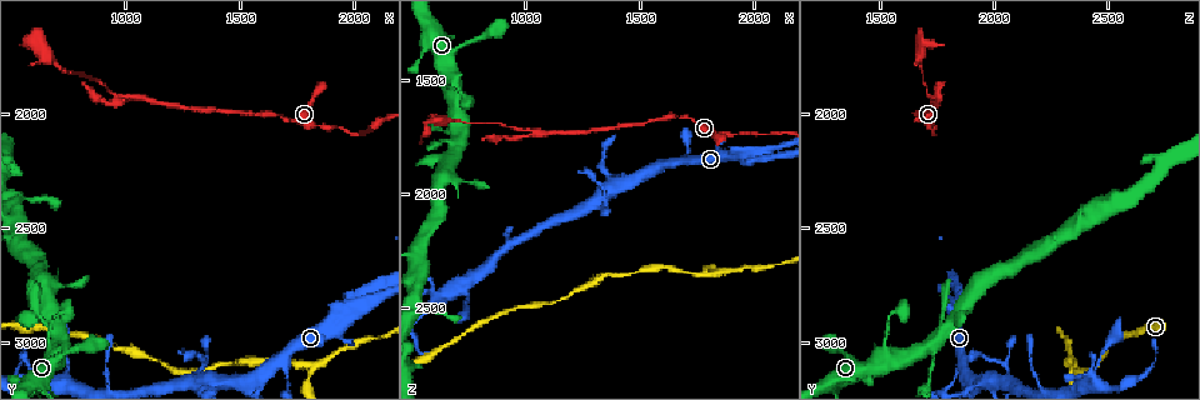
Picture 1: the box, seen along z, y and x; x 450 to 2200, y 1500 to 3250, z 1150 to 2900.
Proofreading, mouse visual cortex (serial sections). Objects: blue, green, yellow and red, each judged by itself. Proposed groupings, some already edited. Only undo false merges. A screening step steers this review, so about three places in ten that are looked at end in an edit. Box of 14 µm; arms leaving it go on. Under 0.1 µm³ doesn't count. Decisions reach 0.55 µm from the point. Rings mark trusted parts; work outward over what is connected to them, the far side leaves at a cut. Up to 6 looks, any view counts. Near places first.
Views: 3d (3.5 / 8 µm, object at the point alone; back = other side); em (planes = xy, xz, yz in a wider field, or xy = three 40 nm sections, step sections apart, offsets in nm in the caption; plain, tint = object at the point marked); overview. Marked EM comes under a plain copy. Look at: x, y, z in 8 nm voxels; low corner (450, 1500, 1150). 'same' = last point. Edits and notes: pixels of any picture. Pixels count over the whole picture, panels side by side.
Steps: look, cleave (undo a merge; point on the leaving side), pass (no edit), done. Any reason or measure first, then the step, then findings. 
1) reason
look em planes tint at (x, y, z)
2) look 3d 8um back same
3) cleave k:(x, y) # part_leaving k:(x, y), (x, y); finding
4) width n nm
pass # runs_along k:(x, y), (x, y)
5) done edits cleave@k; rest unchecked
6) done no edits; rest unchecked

abrupt turn
look 3d 3.5um back at (700, 3050, 1750)

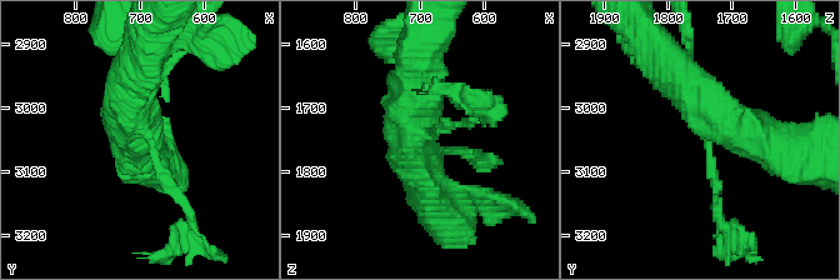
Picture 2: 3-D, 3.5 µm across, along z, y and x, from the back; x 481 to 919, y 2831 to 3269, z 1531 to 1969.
look em xy step 2 tint at (690, 3040, 1735)

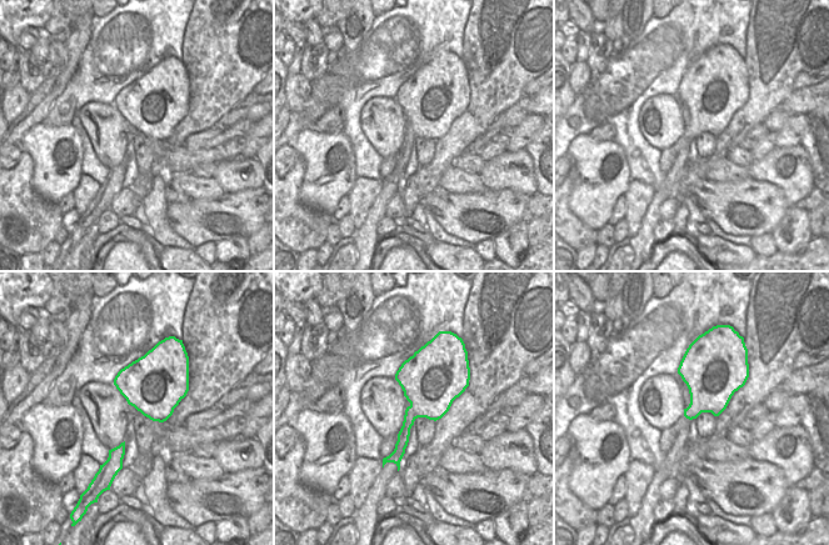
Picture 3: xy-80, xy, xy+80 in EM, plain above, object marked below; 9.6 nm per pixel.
another direction
look em xy step 5 tint same

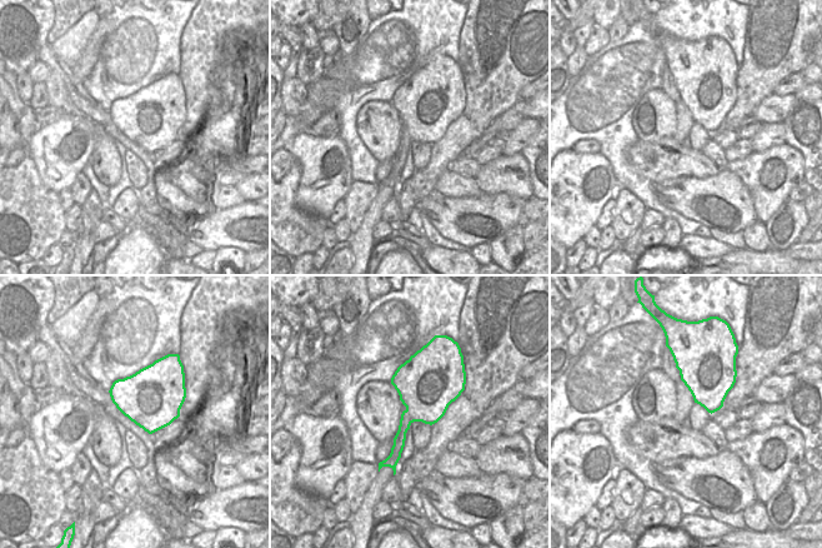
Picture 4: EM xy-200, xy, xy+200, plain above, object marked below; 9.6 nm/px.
width 460 nm
pass # runs_along 2:(788, 155), (718, 118), (660, 51); all the same cell

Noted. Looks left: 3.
narrows sharply
look 3d 3.5um at (1010, 1930, 1710)

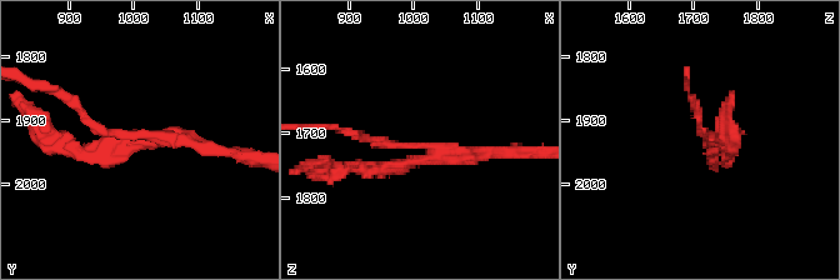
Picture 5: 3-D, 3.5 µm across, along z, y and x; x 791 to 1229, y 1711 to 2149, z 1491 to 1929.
shape alone is not enough
look em planes tint at (1000, 1925, 1725)

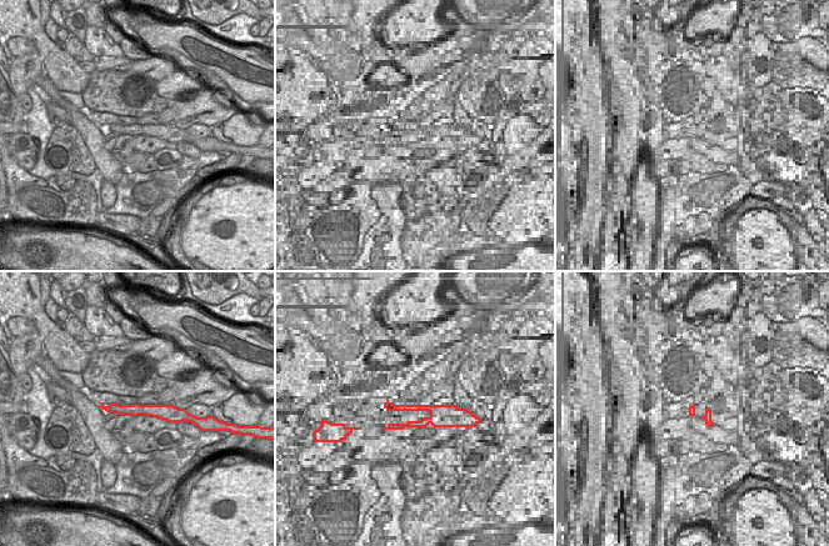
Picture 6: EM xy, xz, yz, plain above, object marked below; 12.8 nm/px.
cleave 5:(105, 141) # a second cell is stuck on

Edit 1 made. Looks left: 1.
done edits cleave@5; rest unchecked

